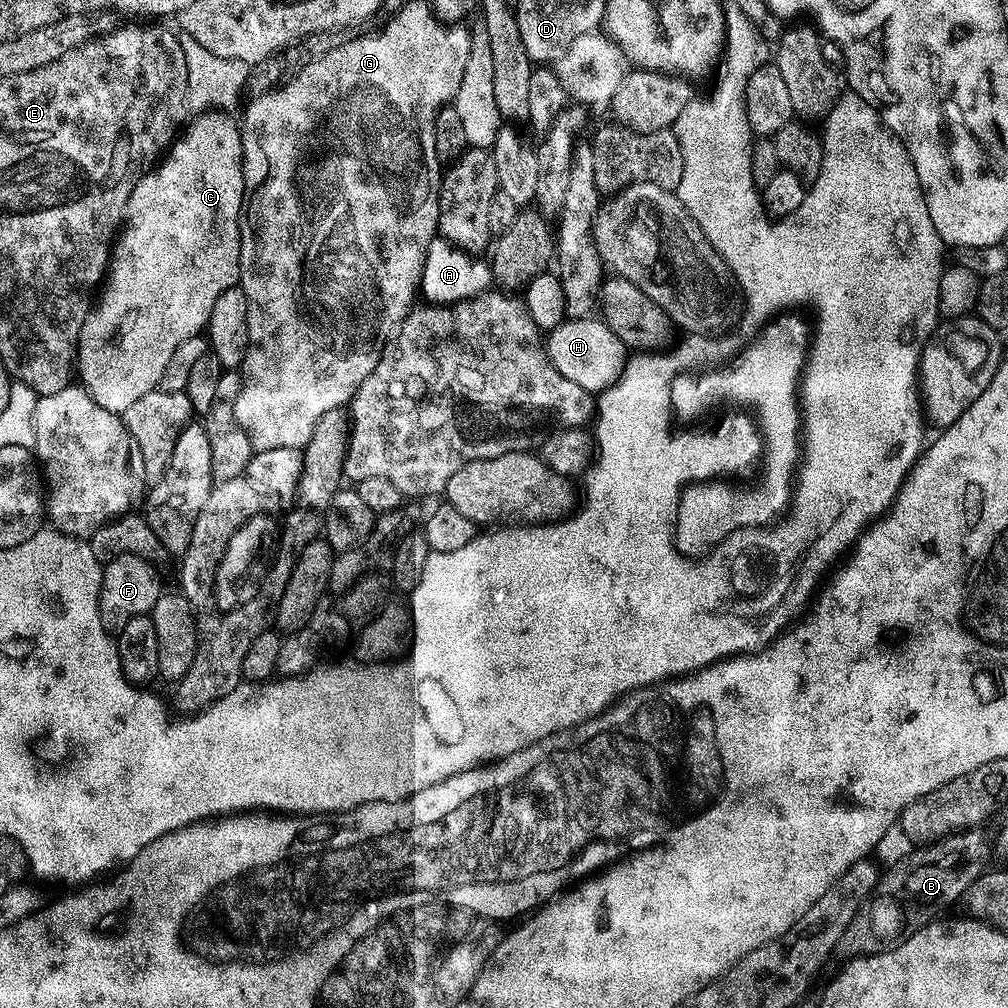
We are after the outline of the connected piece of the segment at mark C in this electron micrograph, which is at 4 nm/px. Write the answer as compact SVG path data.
M207 110L201 111L198 118L188 124L184 133L173 139L166 155L151 170L144 173L134 186L127 204L122 213L122 225L124 229L115 237L110 248L108 258L108 270L106 279L102 284L102 291L98 299L93 303L88 316L82 322L80 336L76 340L75 367L78 369L78 380L88 396L102 410L110 410L122 414L126 406L130 406L142 394L150 394L150 390L159 388L160 378L170 363L170 357L174 350L178 350L179 344L186 342L186 338L194 338L201 335L208 327L210 310L214 308L214 302L218 302L218 294L237 287L240 282L240 222L244 210L244 151L242 150L242 138L240 137L240 124L232 121L227 111Z

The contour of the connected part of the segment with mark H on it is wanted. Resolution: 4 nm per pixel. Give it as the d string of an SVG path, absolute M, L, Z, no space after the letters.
M599 318L567 319L546 336L546 355L554 370L562 374L562 378L582 386L582 390L589 394L599 394L616 383L616 377L626 362L624 352L626 345Z

